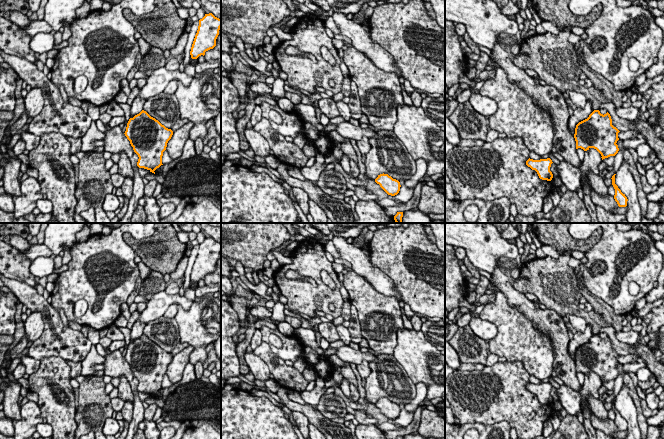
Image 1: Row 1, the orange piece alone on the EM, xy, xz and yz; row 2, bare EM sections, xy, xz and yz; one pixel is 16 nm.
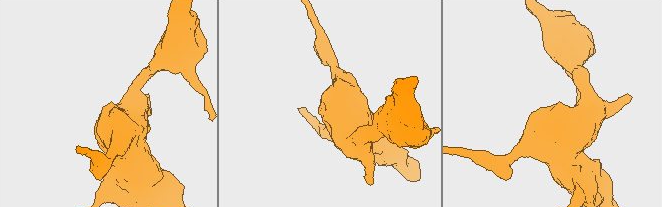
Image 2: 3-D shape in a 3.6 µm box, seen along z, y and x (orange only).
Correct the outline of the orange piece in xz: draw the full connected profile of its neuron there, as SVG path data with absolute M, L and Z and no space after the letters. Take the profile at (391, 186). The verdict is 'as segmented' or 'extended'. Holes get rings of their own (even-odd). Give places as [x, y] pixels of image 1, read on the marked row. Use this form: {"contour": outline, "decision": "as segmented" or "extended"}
{"contour": "M380 174L375 179L375 182L380 185L380 187L391 196L395 196L400 191L400 182L396 179L393 179L388 174Z", "decision": "as segmented"}

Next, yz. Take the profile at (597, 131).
{"contour": "M594 110L587 119L576 125L574 134L576 149L581 148L587 151L590 148L594 148L601 154L602 160L610 156L615 156L619 151L618 145L616 144L619 140L619 132L620 131L612 125L612 119L608 112L603 115L599 110Z", "decision": "as segmented"}

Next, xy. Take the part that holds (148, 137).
{"contour": "M142 110L129 119L124 134L139 157L137 166L155 174L173 131Z", "decision": "as segmented"}

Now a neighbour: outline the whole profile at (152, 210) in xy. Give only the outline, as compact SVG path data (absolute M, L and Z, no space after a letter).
M144 195L145 206L144 210L147 215L145 223L161 223L160 219L160 207L157 204L157 200L152 195Z

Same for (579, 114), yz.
M587 101L584 108L576 108L573 111L573 115L570 116L569 122L568 122L569 130L573 136L575 134L576 125L579 122L587 119L593 111L594 109L591 101Z

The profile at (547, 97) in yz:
M499 43L492 48L491 57L496 65L505 71L510 82L517 83L533 99L534 103L549 112L554 129L553 145L557 153L566 162L580 168L582 162L577 154L575 138L568 127L570 115L563 93L554 86L536 84L523 69L514 65L509 58L509 53Z

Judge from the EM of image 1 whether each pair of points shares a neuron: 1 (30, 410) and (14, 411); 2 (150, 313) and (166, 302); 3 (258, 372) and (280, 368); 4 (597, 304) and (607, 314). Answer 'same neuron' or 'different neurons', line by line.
1: different neurons
2: same neuron
3: different neurons
4: same neuron

